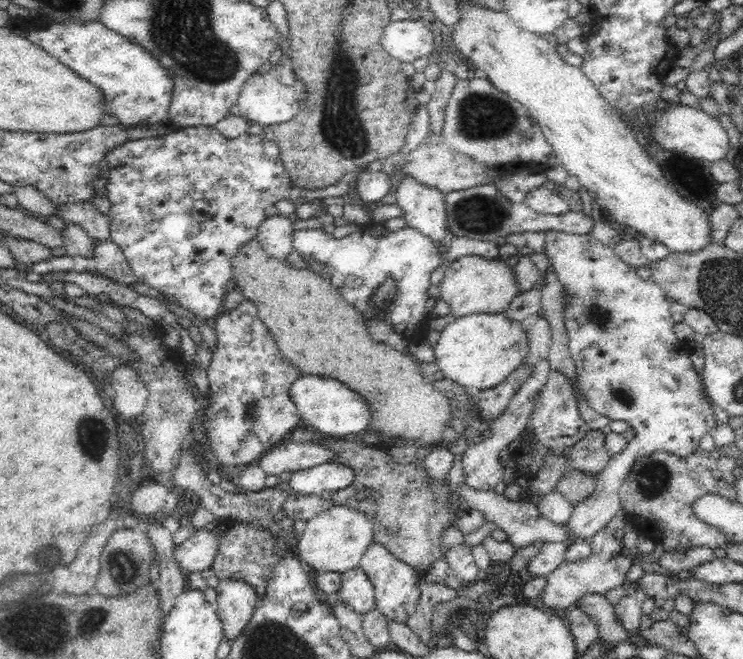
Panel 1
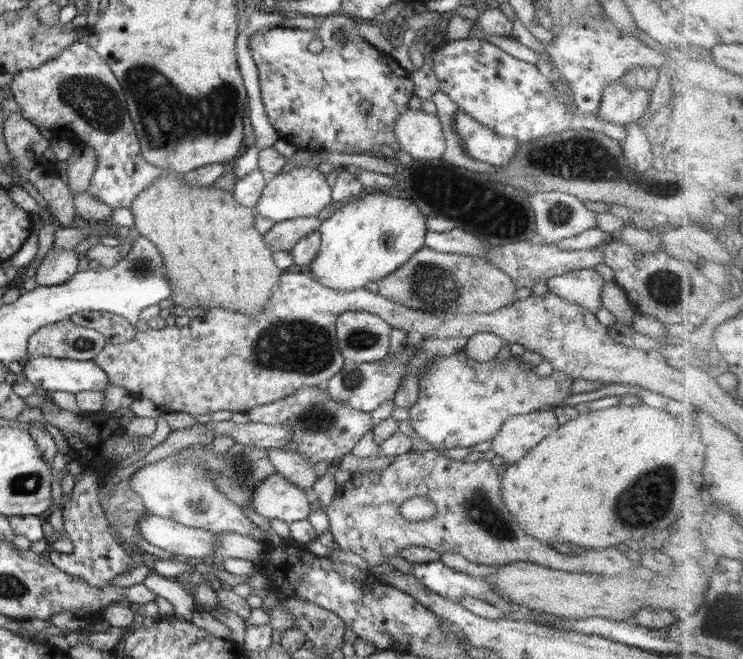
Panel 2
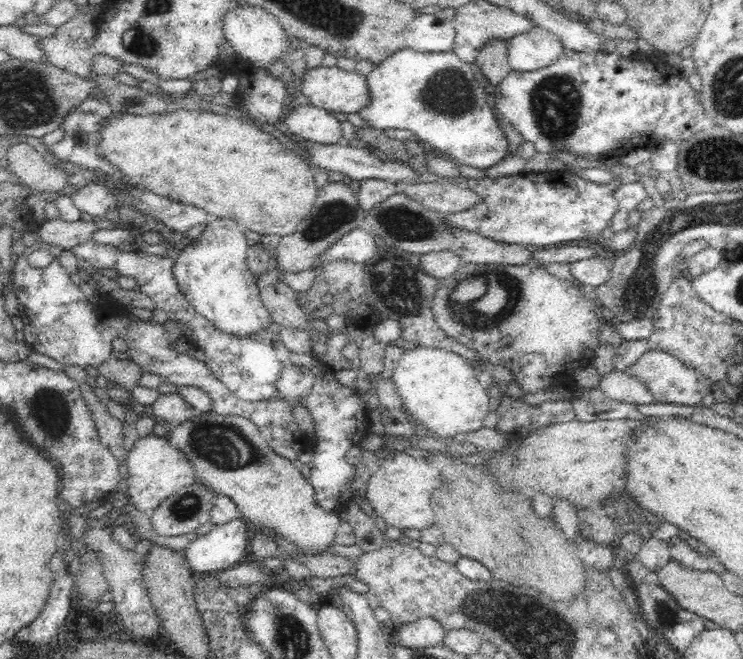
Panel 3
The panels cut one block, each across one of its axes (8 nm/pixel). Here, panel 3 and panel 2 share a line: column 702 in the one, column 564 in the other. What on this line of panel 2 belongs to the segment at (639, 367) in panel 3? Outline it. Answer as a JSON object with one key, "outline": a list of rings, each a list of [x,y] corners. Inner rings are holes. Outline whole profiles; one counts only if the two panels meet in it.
{"outline":[[[461,351],[450,356],[436,357],[426,373],[419,378],[419,395],[416,403],[409,408],[408,423],[432,448],[444,452],[448,448],[471,447],[486,440],[492,441],[500,427],[510,418],[528,414],[544,406],[558,408],[564,398],[569,397],[573,379],[554,371],[547,378],[536,374],[520,356],[512,355],[506,364],[492,360],[478,362]]]}

